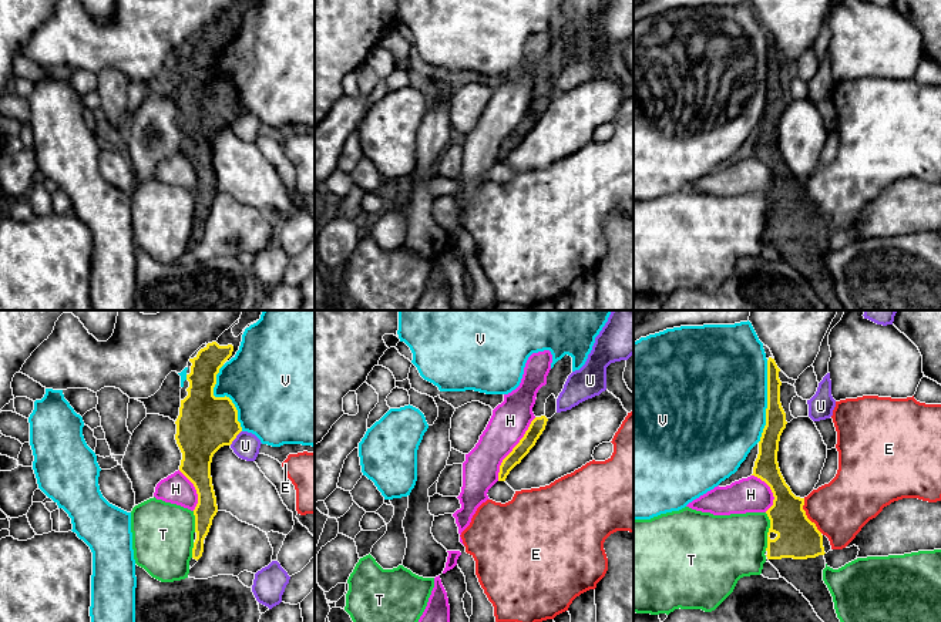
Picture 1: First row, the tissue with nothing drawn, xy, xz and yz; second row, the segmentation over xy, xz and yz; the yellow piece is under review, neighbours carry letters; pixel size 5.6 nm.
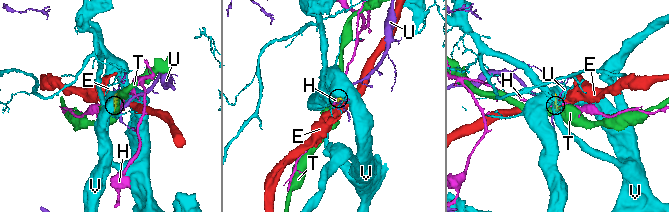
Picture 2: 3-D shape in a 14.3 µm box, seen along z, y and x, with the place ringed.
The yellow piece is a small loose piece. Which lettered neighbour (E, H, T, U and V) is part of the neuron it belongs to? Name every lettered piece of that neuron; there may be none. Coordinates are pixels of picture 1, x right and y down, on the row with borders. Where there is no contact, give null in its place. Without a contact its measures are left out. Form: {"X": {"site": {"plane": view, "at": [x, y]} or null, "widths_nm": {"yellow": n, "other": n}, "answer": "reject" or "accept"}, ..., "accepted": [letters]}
{"E": {"site": {"plane": "yz", "at": [806, 515]}, "widths_nm": {"yellow": 240, "other": 320}, "answer": "reject"}, "H": {"site": {"plane": "xz", "at": [513, 449]}, "widths_nm": {"yellow": 90, "other": 220}, "answer": "reject"}, "T": {"site": {"plane": "yz", "at": [769, 531]}, "widths_nm": {"yellow": 240, "other": 360}, "answer": "reject"}, "U": {"site": {"plane": "xy", "at": [235, 437]}, "widths_nm": {"yellow": 320, "other": 150}, "answer": "reject"}, "V": {"site": {"plane": "yz", "at": [768, 402]}, "widths_nm": {"yellow": 110, "other": 500}, "answer": "reject"}, "accepted": []}

